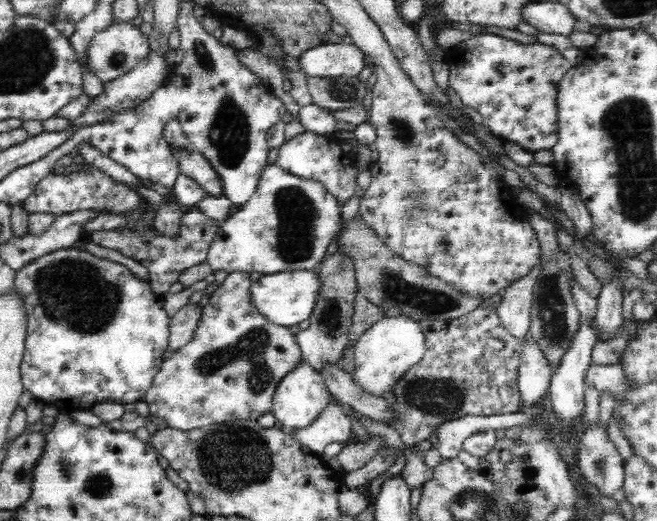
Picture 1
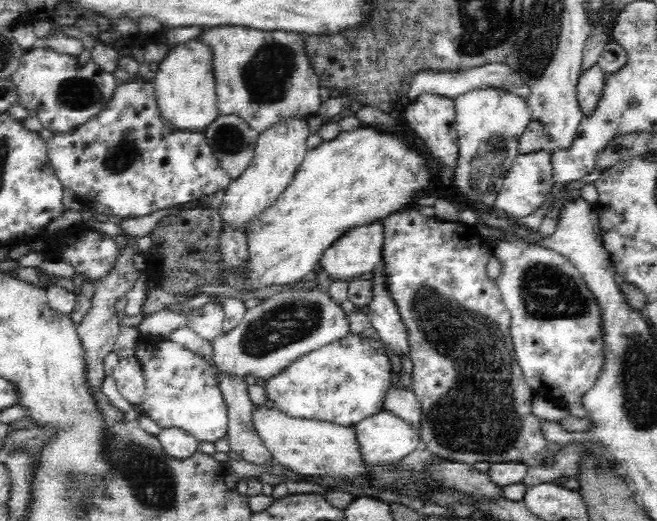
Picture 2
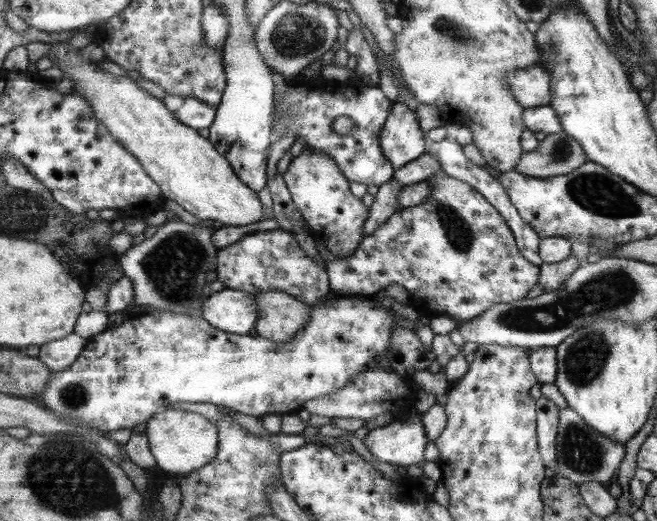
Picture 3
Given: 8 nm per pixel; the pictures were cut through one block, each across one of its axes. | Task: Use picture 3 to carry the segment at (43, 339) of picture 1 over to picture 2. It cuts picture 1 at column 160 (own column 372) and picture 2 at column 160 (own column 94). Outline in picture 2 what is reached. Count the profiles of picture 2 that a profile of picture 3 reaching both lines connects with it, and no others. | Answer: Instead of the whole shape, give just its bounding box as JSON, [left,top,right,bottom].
[135,334,227,442]

